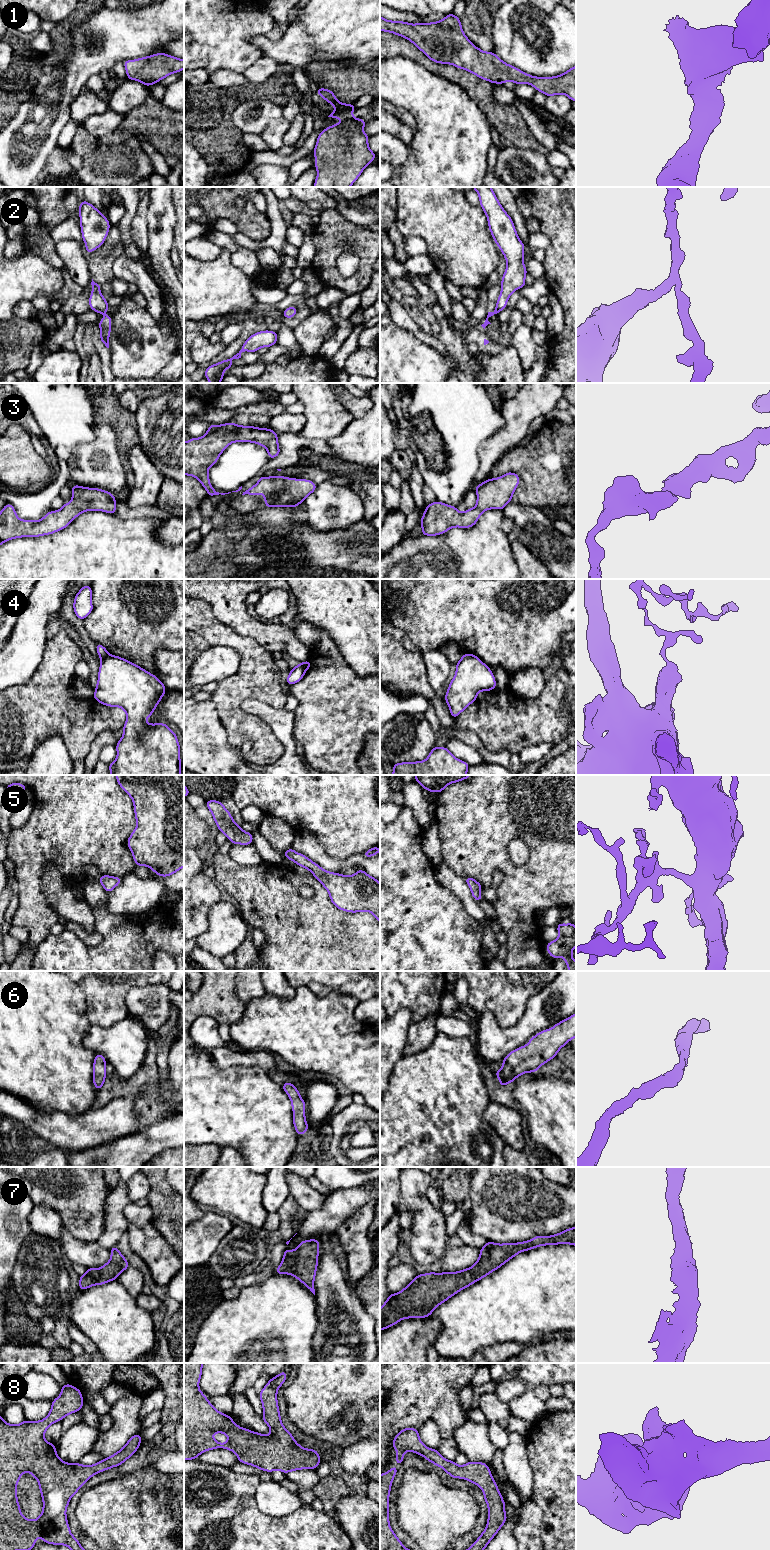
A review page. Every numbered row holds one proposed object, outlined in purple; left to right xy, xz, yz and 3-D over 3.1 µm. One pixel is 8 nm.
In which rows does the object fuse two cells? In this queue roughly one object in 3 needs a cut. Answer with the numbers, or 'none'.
4

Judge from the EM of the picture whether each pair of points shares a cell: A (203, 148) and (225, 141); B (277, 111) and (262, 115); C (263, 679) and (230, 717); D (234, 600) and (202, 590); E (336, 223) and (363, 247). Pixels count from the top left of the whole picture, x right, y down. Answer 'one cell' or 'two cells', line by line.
A: one cell
B: one cell
C: one cell
D: one cell
E: one cell

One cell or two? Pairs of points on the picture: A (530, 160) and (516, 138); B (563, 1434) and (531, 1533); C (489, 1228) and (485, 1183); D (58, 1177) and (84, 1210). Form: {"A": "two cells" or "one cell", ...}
{"A": "two cells", "B": "two cells", "C": "one cell", "D": "one cell"}

